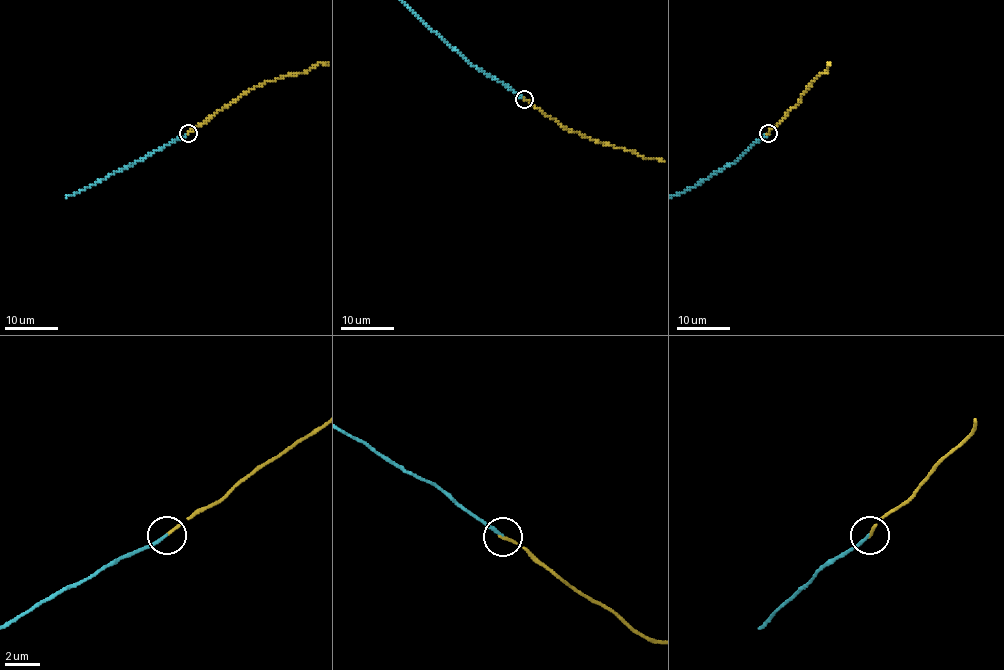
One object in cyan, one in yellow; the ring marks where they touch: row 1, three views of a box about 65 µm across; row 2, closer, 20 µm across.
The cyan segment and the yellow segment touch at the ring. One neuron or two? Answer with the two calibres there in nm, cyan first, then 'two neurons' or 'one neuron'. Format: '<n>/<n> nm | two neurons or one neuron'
170/160 nm | one neuron

